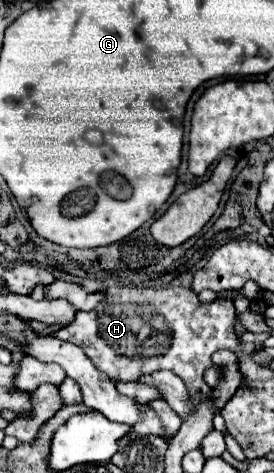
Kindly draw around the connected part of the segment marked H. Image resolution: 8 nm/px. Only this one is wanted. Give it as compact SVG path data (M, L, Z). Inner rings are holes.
M108 288L106 290L106 300L100 304L100 308L90 310L90 312L76 312L76 318L70 326L60 328L52 336L78 344L86 356L92 360L92 364L106 372L112 380L122 380L122 382L136 382L144 374L152 374L156 370L170 370L176 376L180 376L190 390L190 396L196 404L202 404L210 400L210 388L202 380L204 370L212 364L210 356L216 350L254 350L254 344L240 344L238 336L232 330L232 322L236 318L236 310L232 306L232 300L214 300L208 304L202 304L198 296L190 288Z

